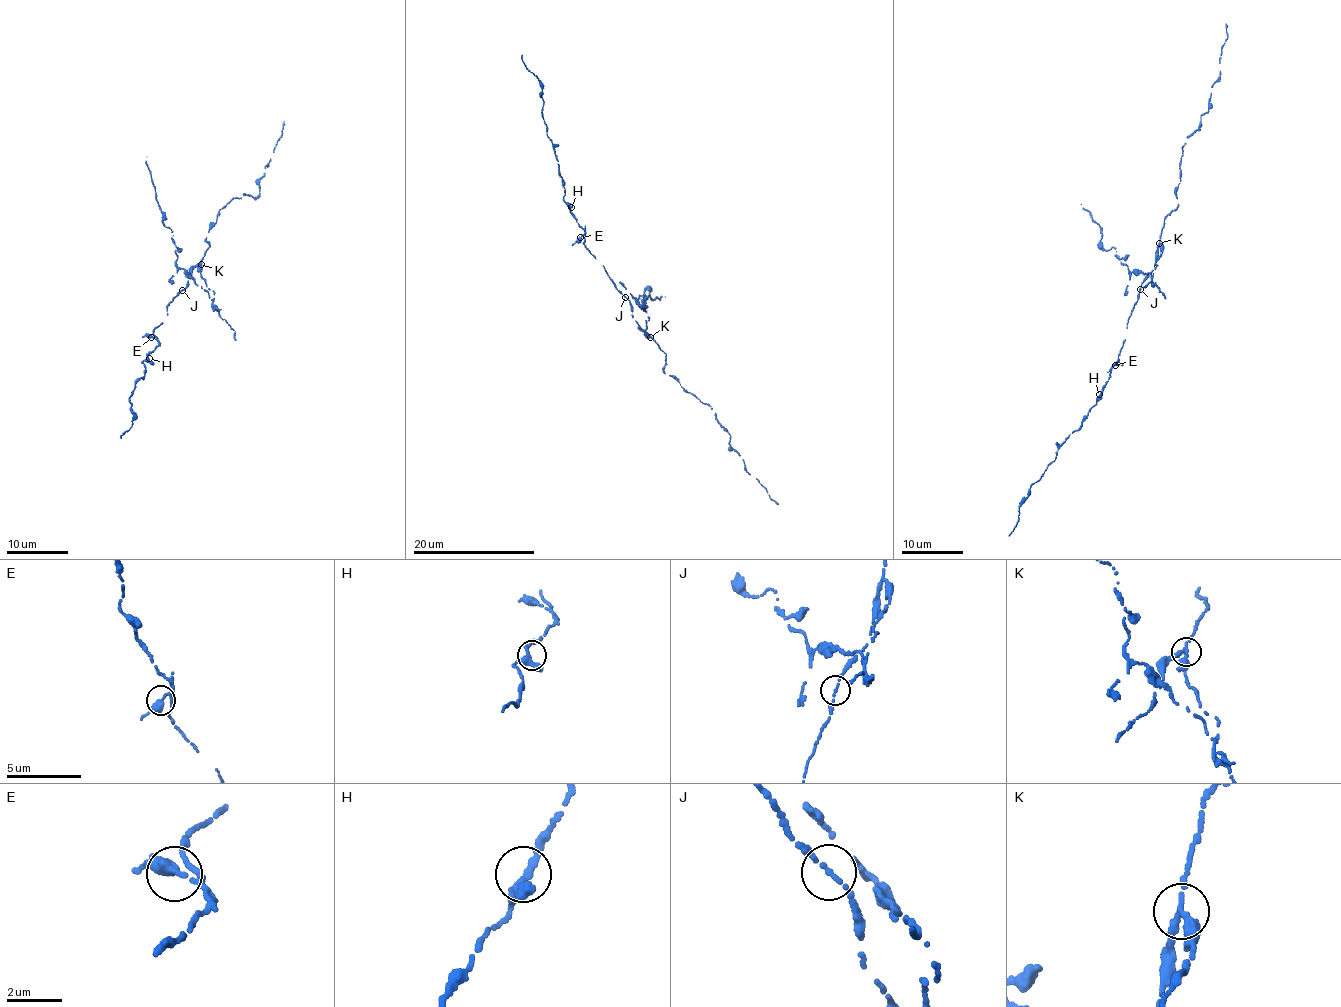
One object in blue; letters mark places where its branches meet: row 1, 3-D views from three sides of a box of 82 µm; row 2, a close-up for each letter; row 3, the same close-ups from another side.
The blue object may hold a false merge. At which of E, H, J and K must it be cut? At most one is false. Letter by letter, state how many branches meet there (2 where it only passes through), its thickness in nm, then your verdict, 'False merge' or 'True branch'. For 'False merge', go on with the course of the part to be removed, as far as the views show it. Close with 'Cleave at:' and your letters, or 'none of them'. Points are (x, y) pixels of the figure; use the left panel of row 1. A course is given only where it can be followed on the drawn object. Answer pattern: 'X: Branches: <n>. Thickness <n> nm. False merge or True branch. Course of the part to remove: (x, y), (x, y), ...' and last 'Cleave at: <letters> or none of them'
E: Branches: 2. Thickness 320 nm. True branch
H: Branches: 3. Thickness 280 nm. True branch
J: Branches: 2. Thickness 170 nm. True branch
K: Branches: 3. Thickness 300 nm. False merge. Course of the part to remove: (200, 264), (201, 277), (214, 292), (208, 294), (175, 263), (177, 247), (173, 232), (164, 225), (146, 156)
Cleave at: K

